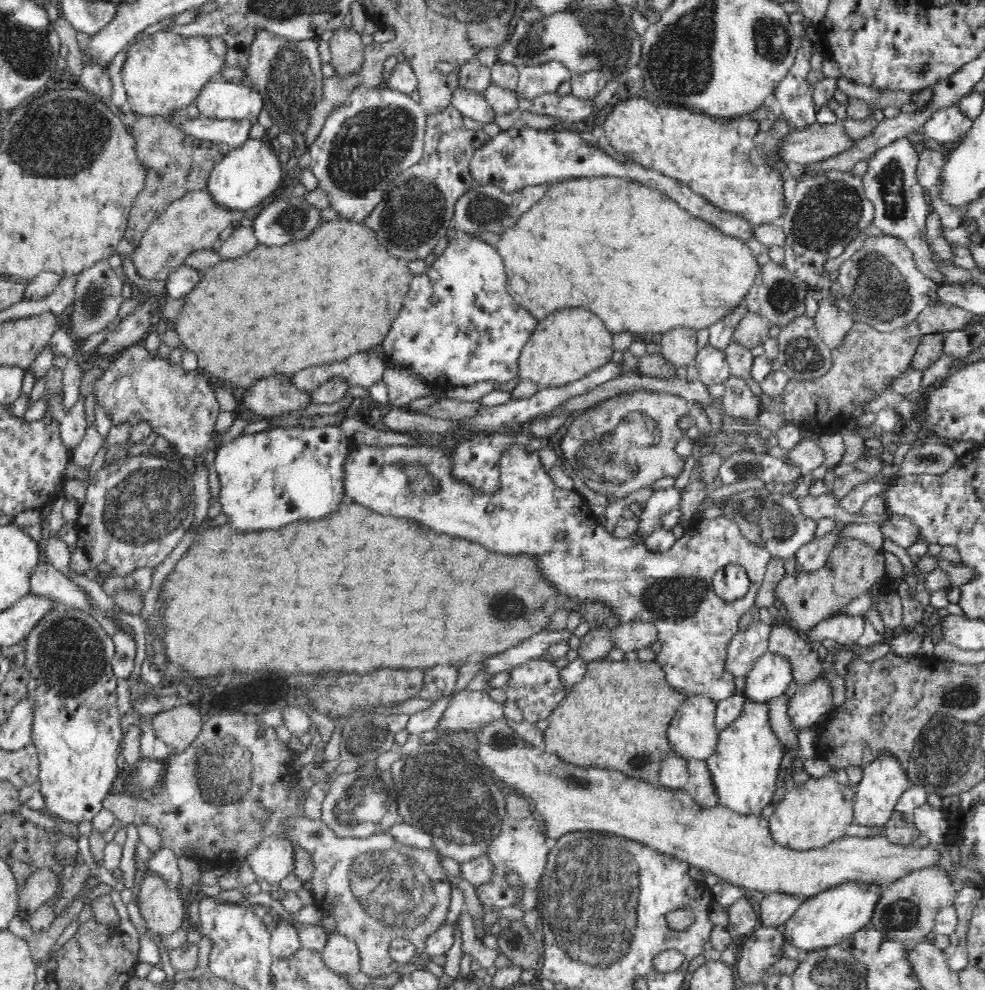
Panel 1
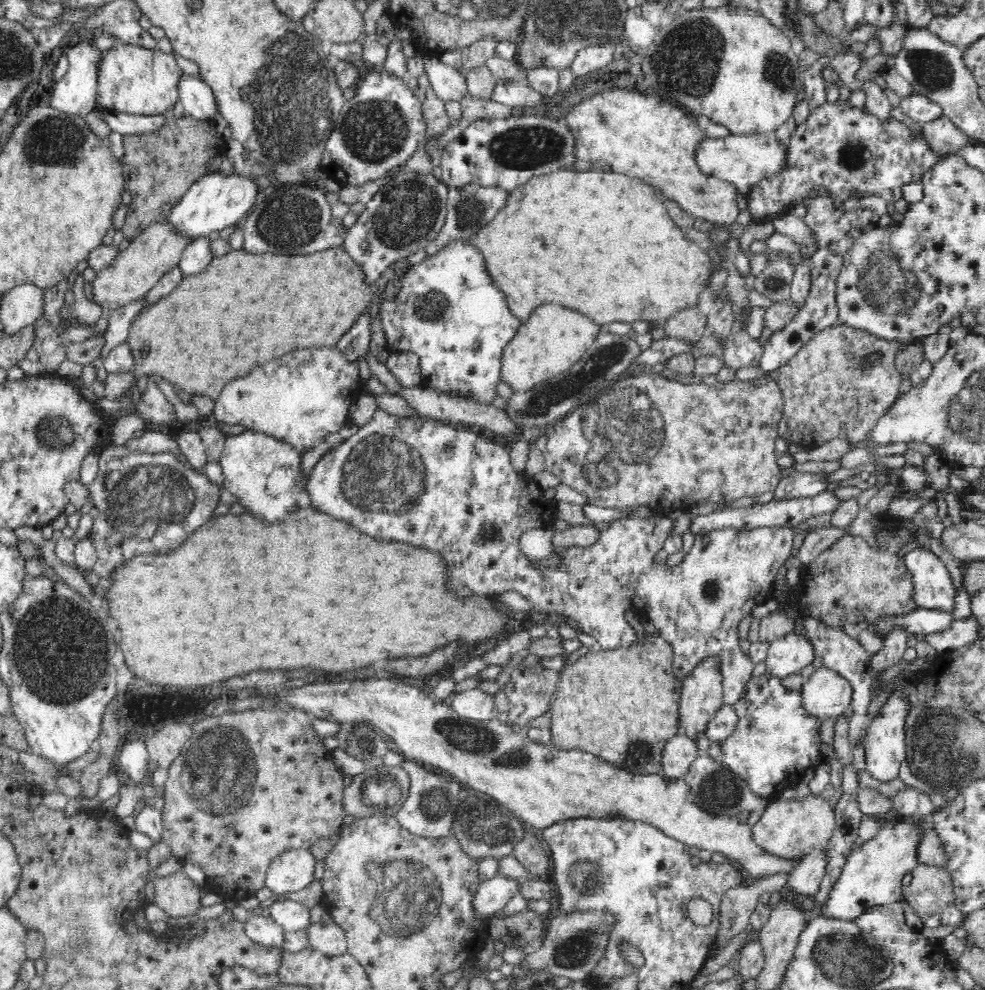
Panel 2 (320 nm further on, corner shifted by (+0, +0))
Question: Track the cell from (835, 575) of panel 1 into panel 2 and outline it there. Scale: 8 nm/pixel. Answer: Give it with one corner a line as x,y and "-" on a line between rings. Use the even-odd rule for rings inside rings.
886,526
884,530
876,530
877,545
872,546
868,540
860,535
844,536
832,544
826,552
820,553
812,562
802,569
800,583
796,587
796,607
806,612
809,617
822,622
824,625
836,629
843,629
844,625
866,622
874,623
888,616
902,616
915,611
917,606
912,599
913,582
905,562
897,554
906,545

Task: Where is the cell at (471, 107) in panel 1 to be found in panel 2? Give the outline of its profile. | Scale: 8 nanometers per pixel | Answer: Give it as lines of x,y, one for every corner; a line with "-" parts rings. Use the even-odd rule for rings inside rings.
423,56
424,69
429,78
431,87
433,88
435,95
444,102
460,102
464,96
469,95
468,85
466,84
466,77
464,73
457,68
444,64
437,57

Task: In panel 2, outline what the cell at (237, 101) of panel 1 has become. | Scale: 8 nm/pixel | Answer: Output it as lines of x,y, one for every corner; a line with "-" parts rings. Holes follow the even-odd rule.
184,74
178,82
178,92
186,115
213,122
220,115
218,97
199,75

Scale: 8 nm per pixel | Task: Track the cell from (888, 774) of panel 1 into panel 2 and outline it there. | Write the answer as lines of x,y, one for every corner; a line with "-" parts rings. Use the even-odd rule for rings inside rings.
893,695
882,708
880,714
871,720
866,738
863,742
863,753
866,756
865,770
878,780
878,782
892,782
899,777
901,763
906,758
905,749
905,718
908,715
908,704
902,697

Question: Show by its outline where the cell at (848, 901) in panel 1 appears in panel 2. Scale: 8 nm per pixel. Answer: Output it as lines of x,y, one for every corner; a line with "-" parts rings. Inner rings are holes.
899,818
895,824
884,824
873,839
854,849
827,894
826,902
820,908
820,916
840,922
855,922
858,916
873,907
899,902
902,879
918,864
916,847
925,827
931,826
929,823
910,825

